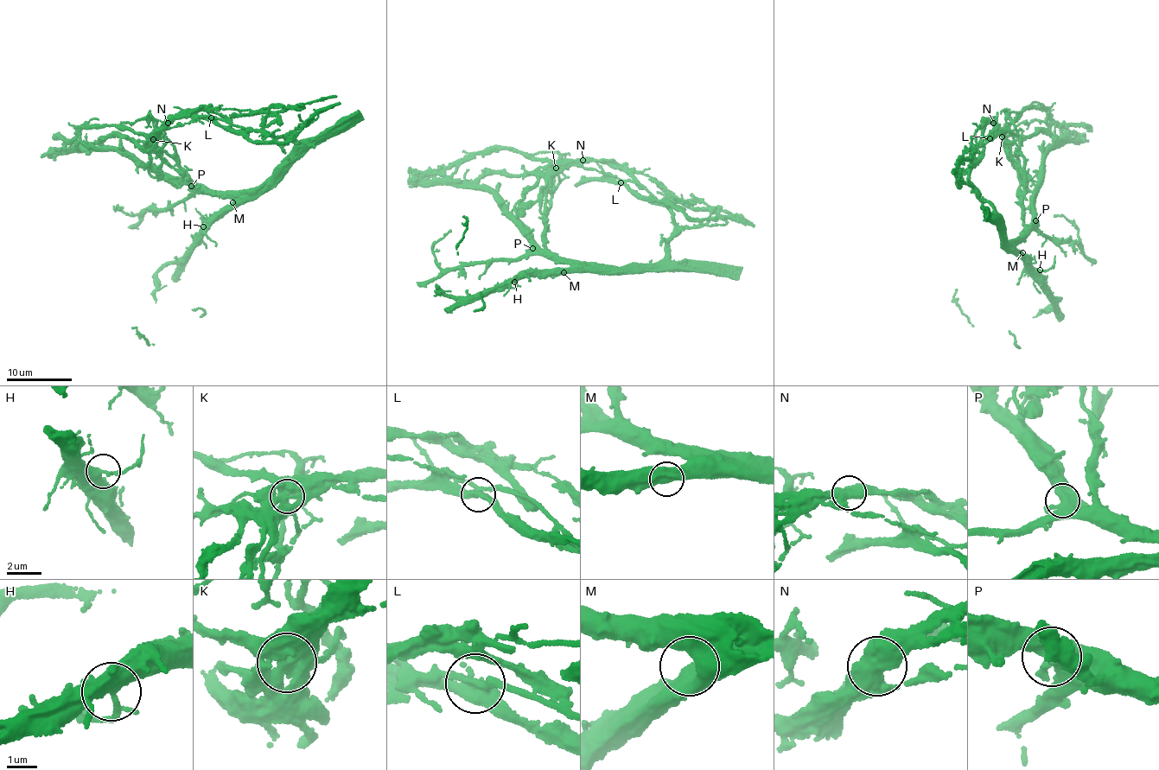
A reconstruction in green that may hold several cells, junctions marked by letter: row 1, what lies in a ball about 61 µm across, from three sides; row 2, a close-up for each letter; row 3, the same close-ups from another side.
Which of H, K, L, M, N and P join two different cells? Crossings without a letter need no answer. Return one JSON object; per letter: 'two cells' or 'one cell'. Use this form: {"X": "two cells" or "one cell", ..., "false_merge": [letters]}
{"H": "one cell", "K": "two cells", "L": "two cells", "M": "one cell", "N": "two cells", "P": "one cell", "false_merge": ["K", "L", "N"]}

